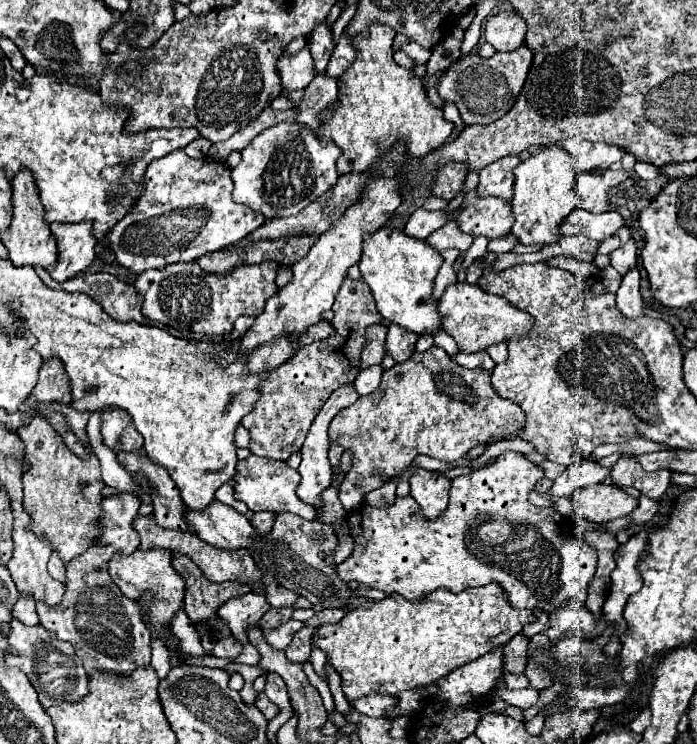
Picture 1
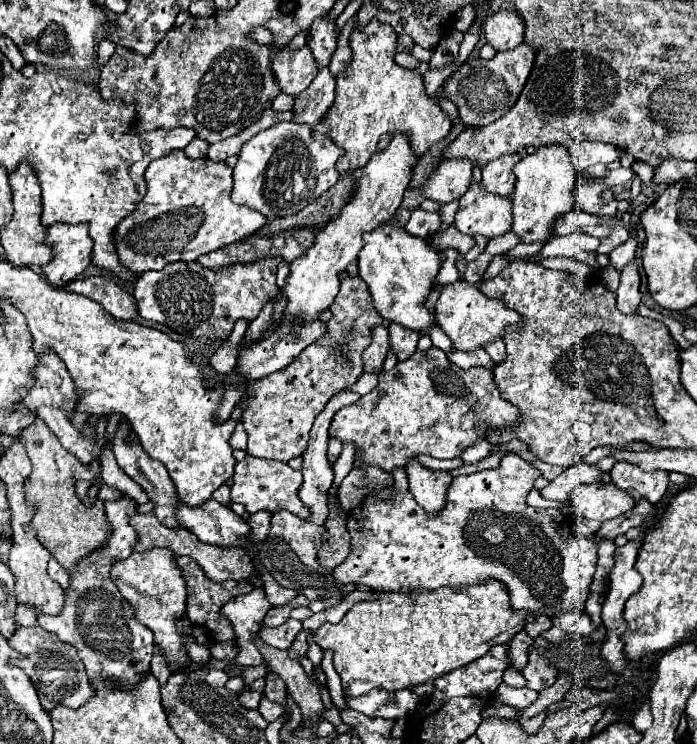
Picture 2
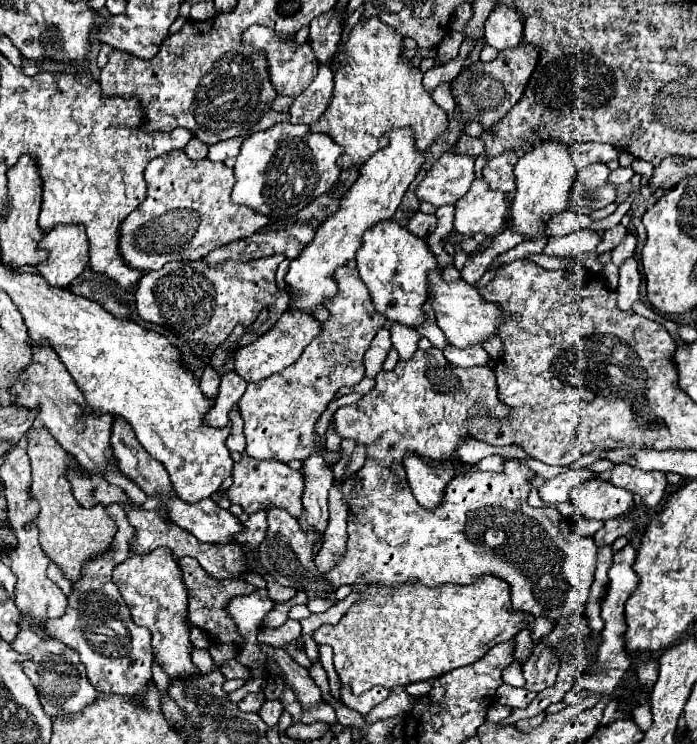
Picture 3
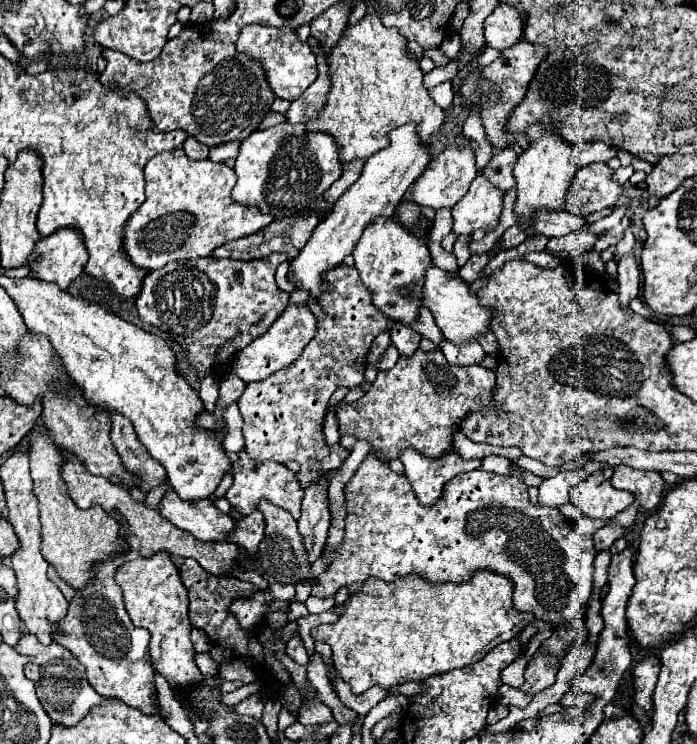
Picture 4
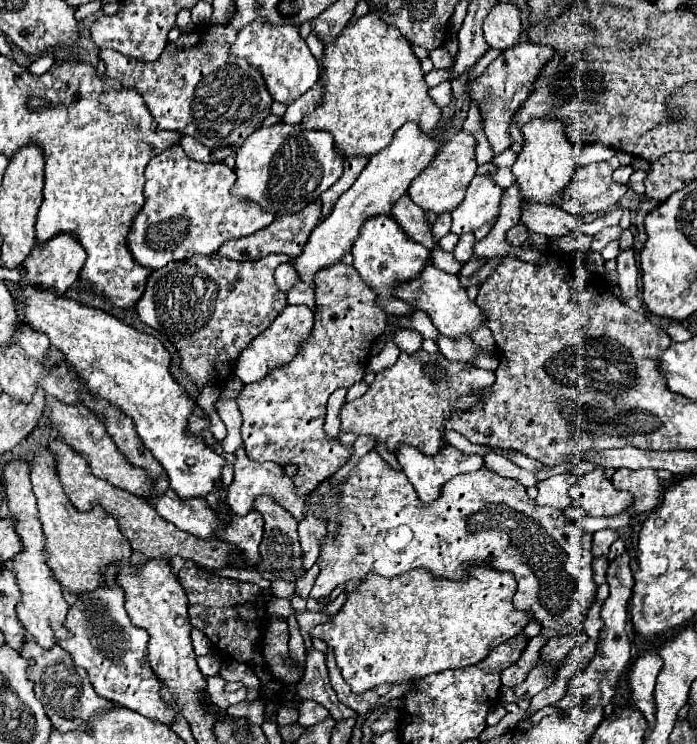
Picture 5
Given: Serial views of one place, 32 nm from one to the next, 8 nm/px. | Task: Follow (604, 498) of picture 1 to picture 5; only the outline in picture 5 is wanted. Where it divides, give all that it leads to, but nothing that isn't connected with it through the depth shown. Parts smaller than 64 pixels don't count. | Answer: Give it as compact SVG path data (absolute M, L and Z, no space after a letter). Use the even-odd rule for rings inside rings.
M604 468L584 474L572 488L570 498L588 516L616 516L632 504L632 494L620 492L604 476Z

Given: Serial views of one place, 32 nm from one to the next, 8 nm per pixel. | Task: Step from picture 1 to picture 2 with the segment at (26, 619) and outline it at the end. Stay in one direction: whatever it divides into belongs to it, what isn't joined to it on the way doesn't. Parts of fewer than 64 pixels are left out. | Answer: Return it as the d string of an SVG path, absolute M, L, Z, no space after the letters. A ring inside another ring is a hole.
M16 606L16 622L20 622L22 626L38 624L38 620L34 618L34 610L30 610L30 606Z

